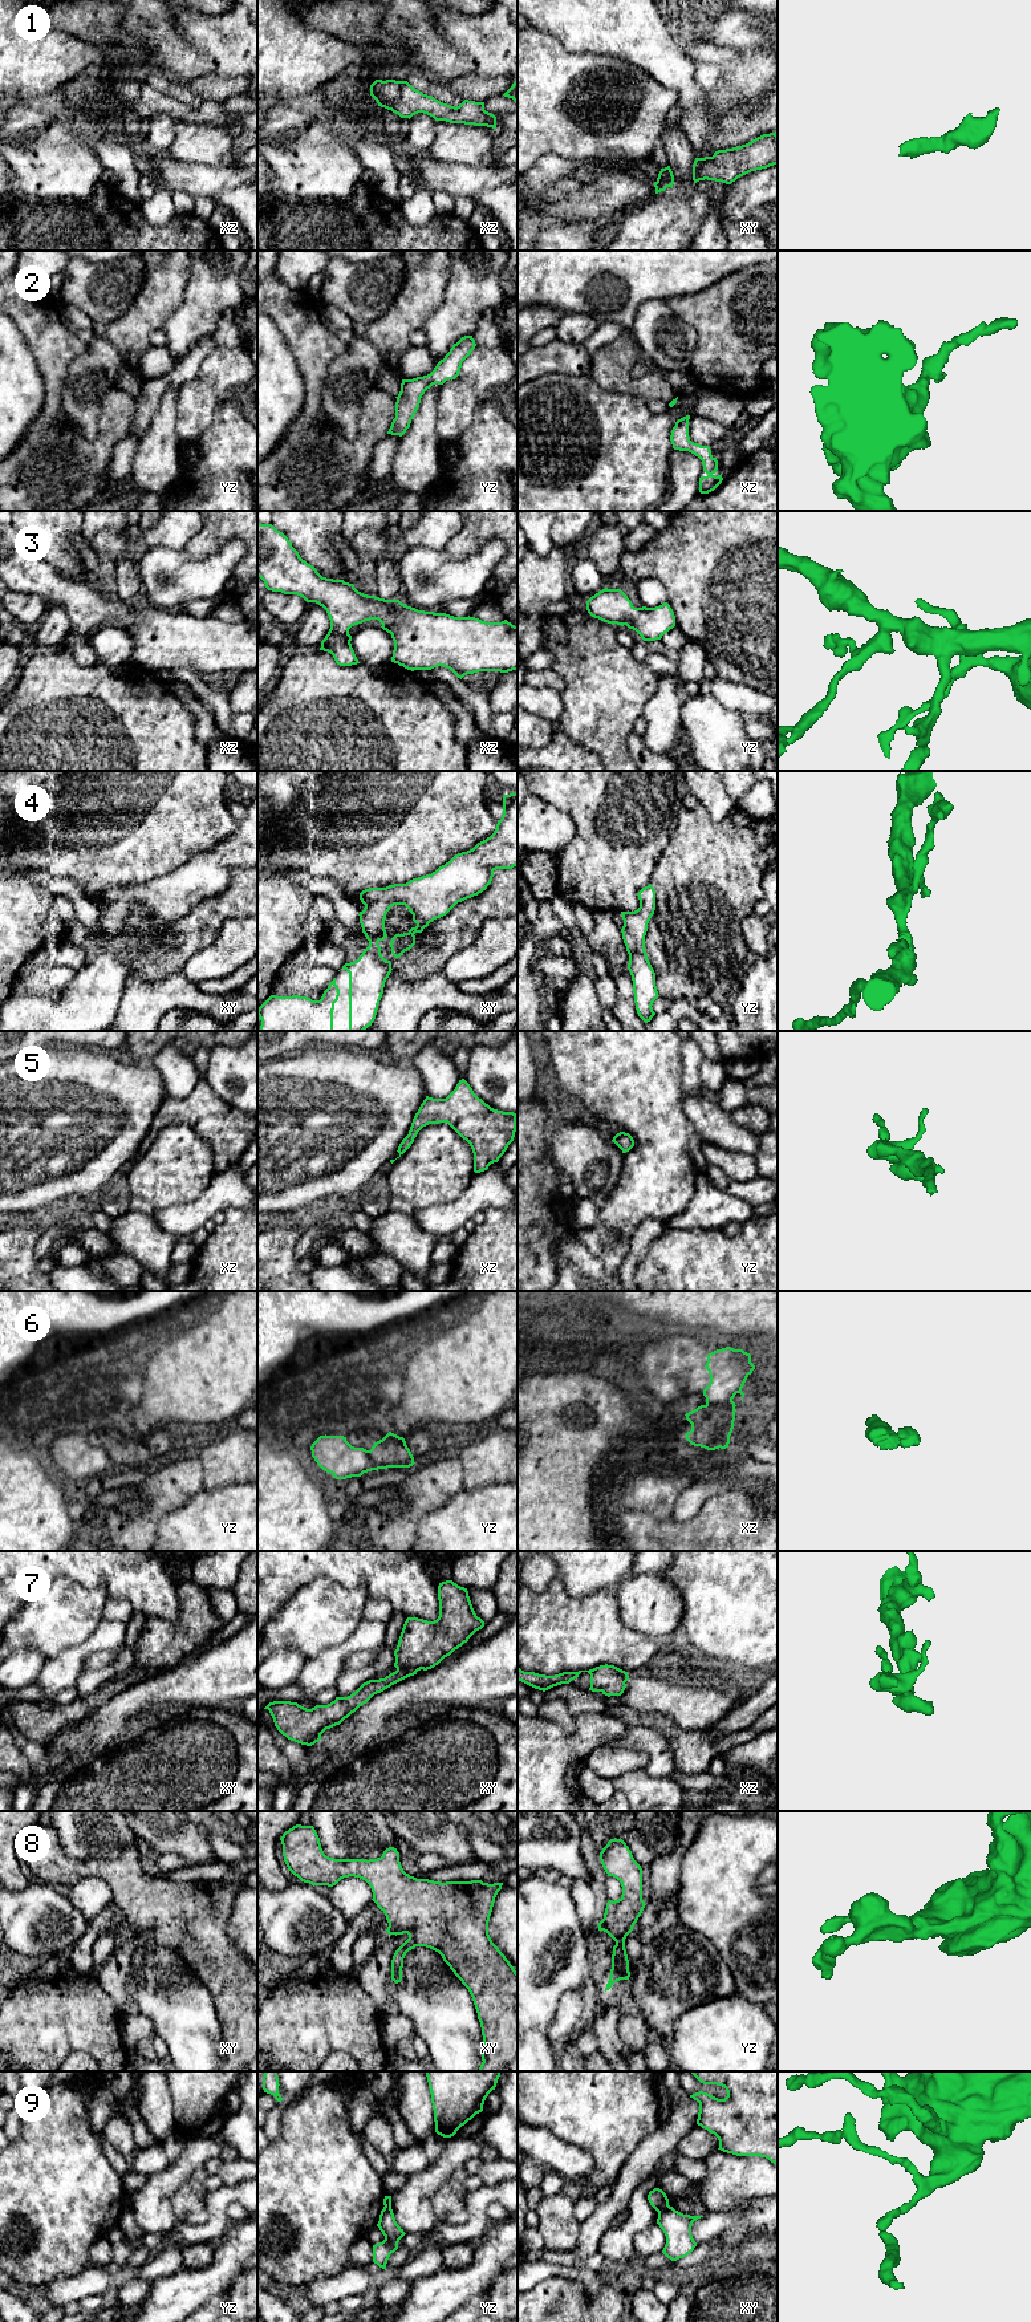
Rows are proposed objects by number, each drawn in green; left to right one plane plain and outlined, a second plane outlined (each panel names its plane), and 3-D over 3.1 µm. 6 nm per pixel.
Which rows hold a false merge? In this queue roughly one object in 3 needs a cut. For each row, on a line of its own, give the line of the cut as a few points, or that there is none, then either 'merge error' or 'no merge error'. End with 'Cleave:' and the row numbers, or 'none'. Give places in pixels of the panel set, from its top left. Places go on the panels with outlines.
1: no cut; no merge error
2: no cut; no merge error
3: no cut; no merge error
4: no cut; no merge error
5: no cut; no merge error
6: cut in xz along (706, 1404), (725, 1404), (734, 1408); merge error
7: no cut; no merge error
8: no cut; no merge error
9: cut in xy along (669, 2205), (658, 2213); merge error
Cleave: 6, 9

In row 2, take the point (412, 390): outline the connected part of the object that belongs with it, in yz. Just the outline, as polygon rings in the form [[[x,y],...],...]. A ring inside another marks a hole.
[[[464,336],[452,345],[430,374],[402,379],[401,391],[395,397],[395,418],[387,434],[402,437],[410,427],[425,391],[435,383],[443,385],[447,379],[455,379],[459,376],[462,362],[471,354],[475,346],[472,336]]]

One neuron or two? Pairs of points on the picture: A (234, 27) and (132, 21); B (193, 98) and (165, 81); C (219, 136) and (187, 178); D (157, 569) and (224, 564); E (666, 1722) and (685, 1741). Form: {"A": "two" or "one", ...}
{"A": "one", "B": "one", "C": "two", "D": "one", "E": "one"}

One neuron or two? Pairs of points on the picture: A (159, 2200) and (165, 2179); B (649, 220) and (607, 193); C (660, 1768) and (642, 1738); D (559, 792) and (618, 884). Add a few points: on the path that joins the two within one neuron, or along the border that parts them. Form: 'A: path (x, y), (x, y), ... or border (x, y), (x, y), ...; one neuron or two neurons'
A: path (159, 2195), (162, 2184); one neuron
B: border (649, 199), (638, 206); two neurons
C: path (660, 1761), (660, 1756), (649, 1745); one neuron
D: path (581, 815), (608, 849), (608, 861); one neuron

